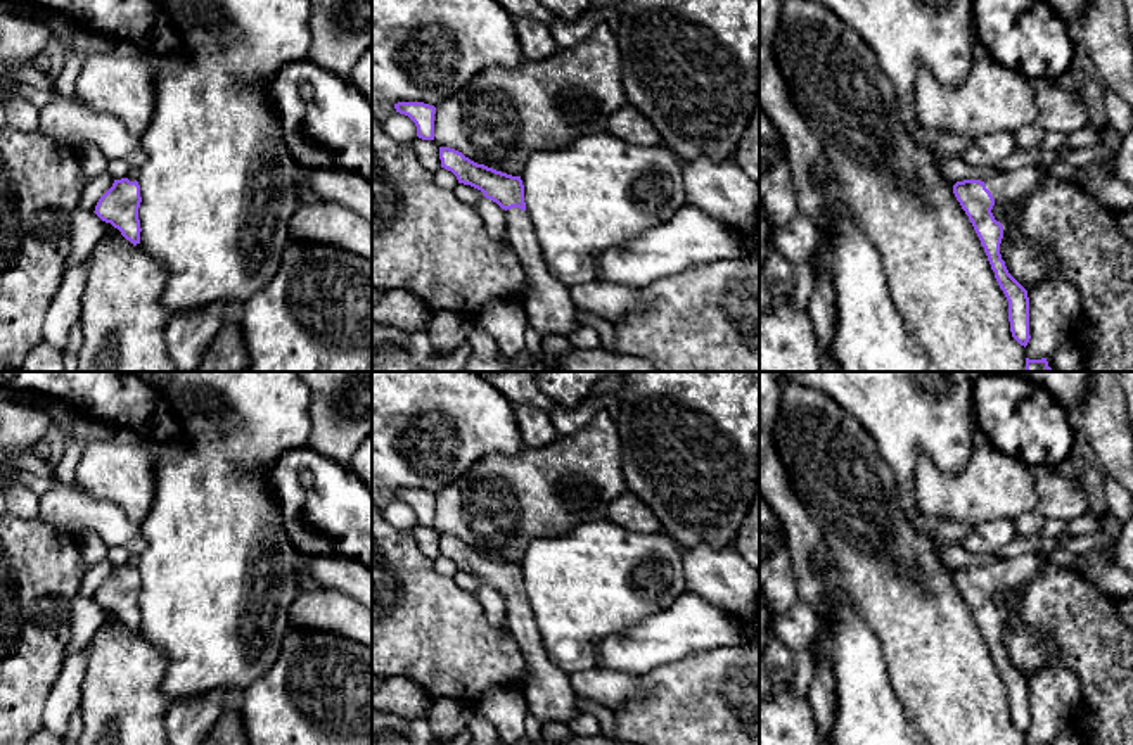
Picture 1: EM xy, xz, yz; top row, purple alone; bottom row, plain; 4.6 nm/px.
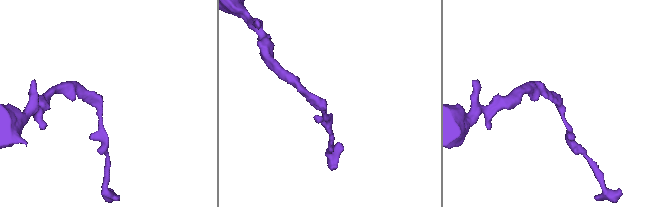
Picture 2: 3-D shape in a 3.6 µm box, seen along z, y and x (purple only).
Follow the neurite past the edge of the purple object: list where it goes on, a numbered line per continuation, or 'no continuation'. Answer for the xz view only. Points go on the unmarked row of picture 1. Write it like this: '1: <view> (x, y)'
1: xz (550, 699)

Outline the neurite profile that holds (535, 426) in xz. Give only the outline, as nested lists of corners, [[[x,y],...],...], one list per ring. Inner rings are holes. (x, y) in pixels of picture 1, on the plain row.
[[[531,404],[514,408],[517,427],[526,448],[543,448],[559,437],[550,415]]]

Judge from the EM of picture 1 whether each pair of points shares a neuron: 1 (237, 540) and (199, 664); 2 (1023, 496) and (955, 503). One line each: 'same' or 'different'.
1: same
2: same

